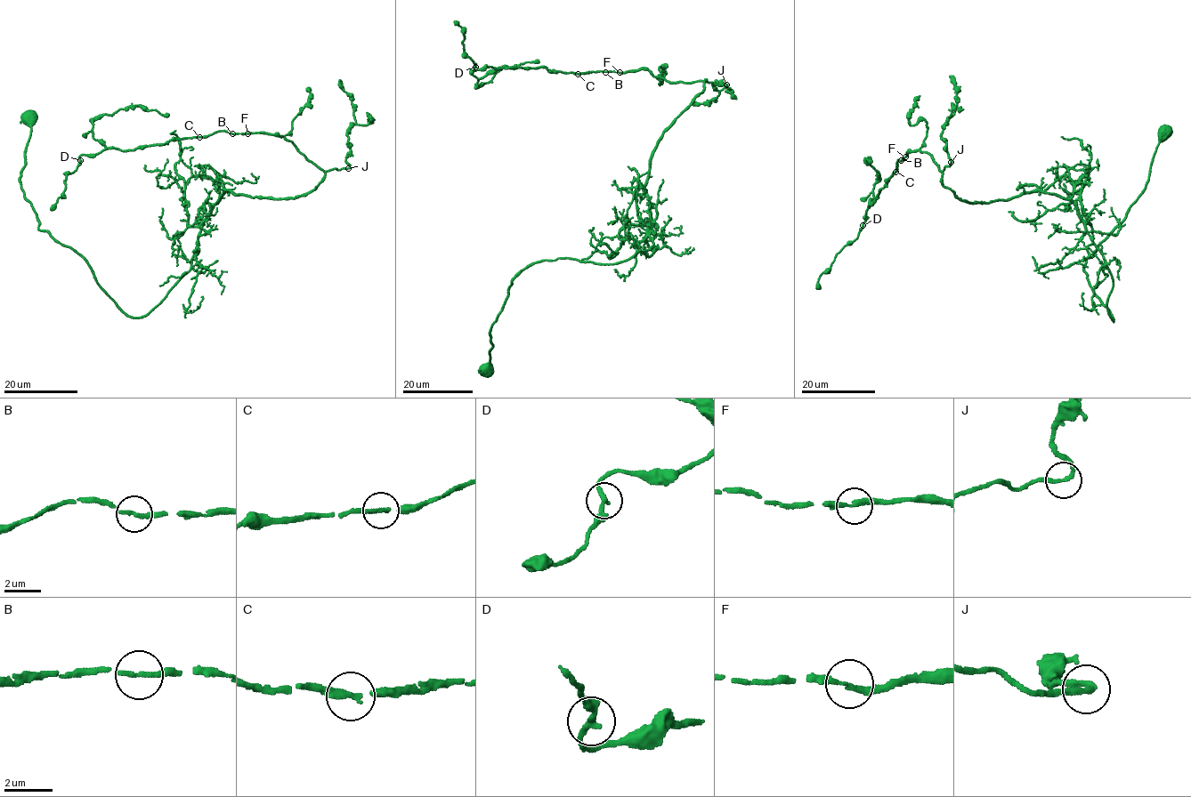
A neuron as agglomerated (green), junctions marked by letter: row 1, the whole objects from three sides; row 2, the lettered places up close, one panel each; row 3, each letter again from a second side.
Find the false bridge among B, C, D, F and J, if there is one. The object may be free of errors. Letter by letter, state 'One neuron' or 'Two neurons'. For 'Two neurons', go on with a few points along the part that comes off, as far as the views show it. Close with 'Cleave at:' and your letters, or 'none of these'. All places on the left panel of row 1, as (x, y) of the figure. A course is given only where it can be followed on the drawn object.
B: One neuron
C: One neuron
D: One neuron
F: One neuron
J: One neuron
Cleave at: none of these

